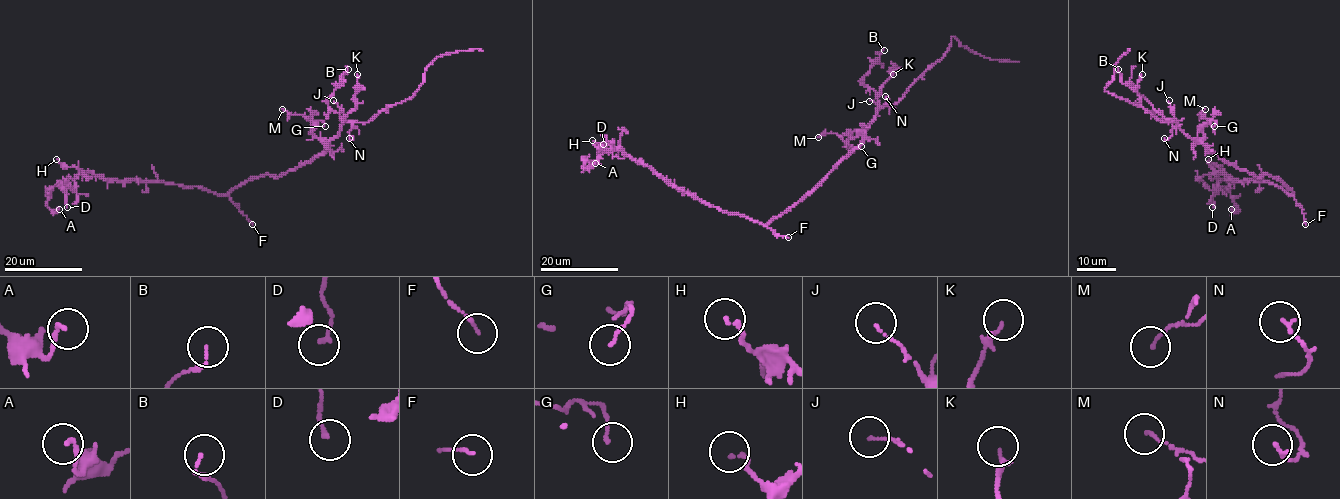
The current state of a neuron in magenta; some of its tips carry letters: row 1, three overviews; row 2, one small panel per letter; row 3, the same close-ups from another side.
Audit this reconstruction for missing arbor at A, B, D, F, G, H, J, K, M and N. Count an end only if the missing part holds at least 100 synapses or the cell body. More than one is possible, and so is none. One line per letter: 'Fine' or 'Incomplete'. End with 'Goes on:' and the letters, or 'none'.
A: Fine
B: Fine
D: Fine
F: Fine
G: Fine
H: Fine
J: Fine
K: Fine
M: Fine
N: Fine
Goes on: none

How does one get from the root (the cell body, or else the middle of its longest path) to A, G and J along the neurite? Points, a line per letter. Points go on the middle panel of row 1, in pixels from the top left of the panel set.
A: (817, 186), (767, 224), (760, 224), (719, 211), (680, 192), (620, 150), (602, 153), (583, 167), (595, 163)
G: (817, 186), (864, 137), (863, 134), (855, 137), (848, 135), (849, 145), (857, 149), (861, 146)
J: (817, 186), (861, 143), (880, 106), (869, 101)

